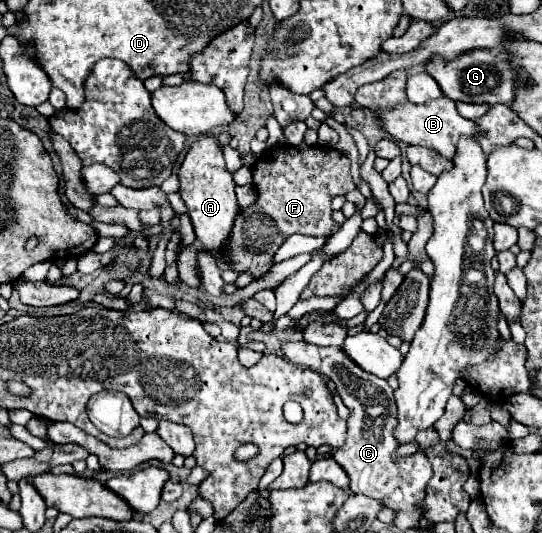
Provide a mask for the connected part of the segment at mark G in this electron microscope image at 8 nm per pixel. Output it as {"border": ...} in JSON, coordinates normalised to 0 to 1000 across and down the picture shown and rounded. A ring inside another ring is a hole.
{"border":[[[876,90],[873,98],[858,98],[858,105],[843,105],[843,113],[814,113],[803,105],[784,120],[784,135],[803,146],[814,173],[839,191],[873,191],[873,195],[943,195],[950,173],[950,131],[939,120],[939,101],[928,94]]]}

